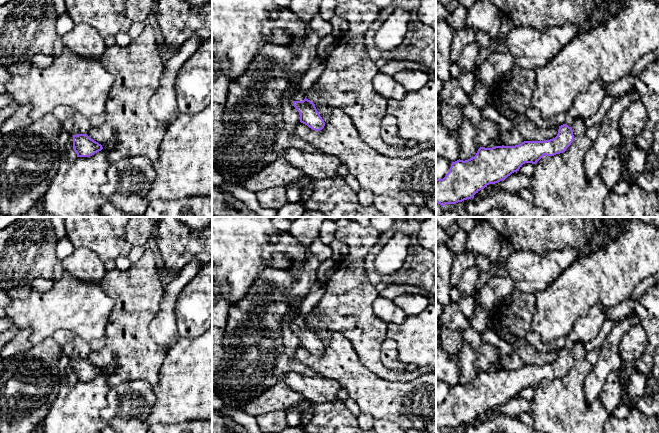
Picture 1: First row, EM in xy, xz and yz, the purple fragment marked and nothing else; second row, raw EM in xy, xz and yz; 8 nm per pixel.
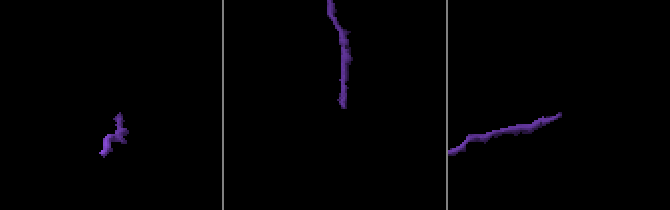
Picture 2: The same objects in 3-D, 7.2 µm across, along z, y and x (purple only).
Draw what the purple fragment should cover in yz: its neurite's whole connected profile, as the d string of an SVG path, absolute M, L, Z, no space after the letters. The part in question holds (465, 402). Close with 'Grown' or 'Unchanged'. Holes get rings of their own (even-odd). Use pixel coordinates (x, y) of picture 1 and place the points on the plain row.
M597 303L578 319L565 337L565 347L559 350L553 363L524 365L515 370L480 371L474 381L452 386L445 401L436 403L436 427L443 431L471 423L489 408L505 404L519 395L523 388L536 388L544 379L565 376L574 364L573 347L577 343L586 344L599 333L602 324L608 320L607 310Z. Grown

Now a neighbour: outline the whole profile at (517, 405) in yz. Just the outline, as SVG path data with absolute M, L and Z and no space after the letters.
M519 395L512 397L508 400L505 404L502 404L495 408L489 408L484 413L478 415L473 423L480 424L484 422L486 419L497 416L497 415L505 415L515 419L522 413L529 413L532 412L532 400L526 400Z

